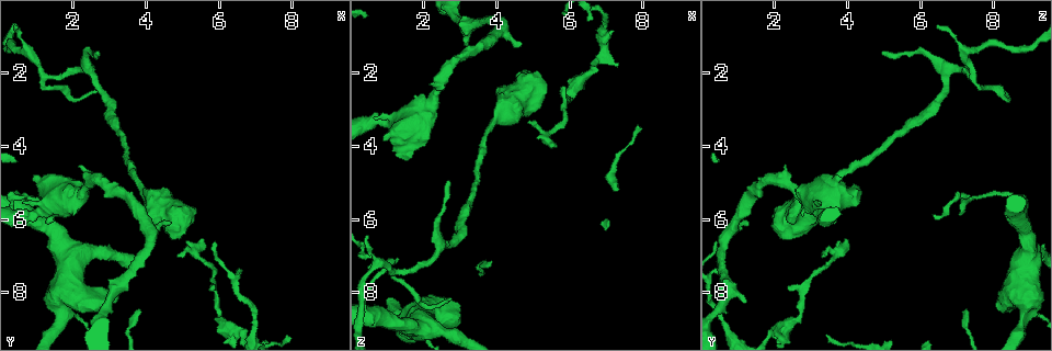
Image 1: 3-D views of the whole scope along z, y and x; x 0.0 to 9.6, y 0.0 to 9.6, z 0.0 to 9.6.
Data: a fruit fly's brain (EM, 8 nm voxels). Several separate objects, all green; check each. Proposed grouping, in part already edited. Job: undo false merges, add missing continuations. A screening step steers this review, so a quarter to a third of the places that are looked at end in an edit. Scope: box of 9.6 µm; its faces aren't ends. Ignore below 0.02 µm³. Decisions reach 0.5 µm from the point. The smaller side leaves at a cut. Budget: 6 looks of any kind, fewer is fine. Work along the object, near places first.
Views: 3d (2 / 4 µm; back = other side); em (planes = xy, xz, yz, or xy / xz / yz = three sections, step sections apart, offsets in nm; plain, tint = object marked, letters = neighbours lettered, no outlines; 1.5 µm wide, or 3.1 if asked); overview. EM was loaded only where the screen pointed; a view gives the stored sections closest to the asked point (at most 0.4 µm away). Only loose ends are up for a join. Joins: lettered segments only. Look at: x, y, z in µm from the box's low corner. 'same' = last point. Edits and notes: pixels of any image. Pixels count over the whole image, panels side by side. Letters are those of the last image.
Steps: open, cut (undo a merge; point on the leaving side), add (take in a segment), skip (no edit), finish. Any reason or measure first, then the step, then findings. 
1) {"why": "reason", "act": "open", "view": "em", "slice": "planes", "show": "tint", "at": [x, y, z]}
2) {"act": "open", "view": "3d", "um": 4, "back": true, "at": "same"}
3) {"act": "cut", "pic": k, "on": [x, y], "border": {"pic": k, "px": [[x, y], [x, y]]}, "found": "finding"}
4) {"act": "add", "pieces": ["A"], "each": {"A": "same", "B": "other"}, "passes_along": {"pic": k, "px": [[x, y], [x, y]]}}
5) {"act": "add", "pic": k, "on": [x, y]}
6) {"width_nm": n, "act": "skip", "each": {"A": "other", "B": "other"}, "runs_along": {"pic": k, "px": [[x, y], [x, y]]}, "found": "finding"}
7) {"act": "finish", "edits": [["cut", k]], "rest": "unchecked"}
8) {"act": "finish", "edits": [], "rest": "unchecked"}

{"why": "branch point", "act": "open", "view": "em", "slice": "planes", "show": "letters", "at": [1.30, 2.05, 7.40]}

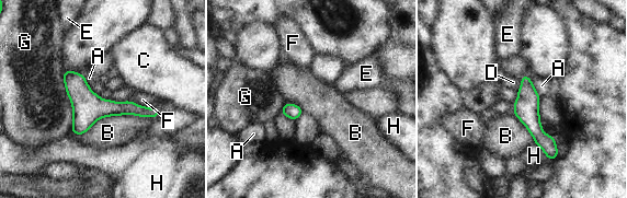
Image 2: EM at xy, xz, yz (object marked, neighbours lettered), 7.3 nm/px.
{"width_nm": 190, "longest_contact_nm": ["B", 650], "act": "skip", "each": {"A": "other", "B": "other", "C": "other", "D": "other", "E": "other", "F": "other", "G": "other", "H": "other"}, "found": "all the same neuron"}

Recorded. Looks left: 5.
{"why": "abrupt turn", "act": "open", "view": "em", "slice": "planes", "show": "plain", "at": [0.80, 5.45, 7.40]}

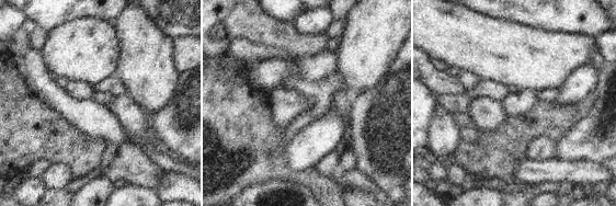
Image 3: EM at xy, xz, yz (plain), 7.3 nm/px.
{"act": "open", "view": "em", "slice": "planes", "show": "letters", "at": "same"}

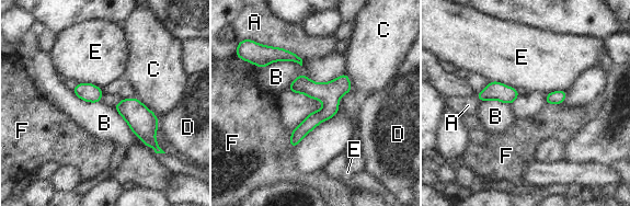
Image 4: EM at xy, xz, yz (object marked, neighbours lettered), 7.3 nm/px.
{"width_nm": 40, "longest_contact_nm": ["B", 320], "act": "skip", "each": {"A": "other", "B": "other", "C": "other", "D": "other", "E": "other", "F": "other"}, "found": "continuous, no second neuron"}

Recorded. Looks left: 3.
{"why": "calibre changes", "act": "open", "view": "3d", "um": 4, "at": [7.00, 8.80, 0.60]}

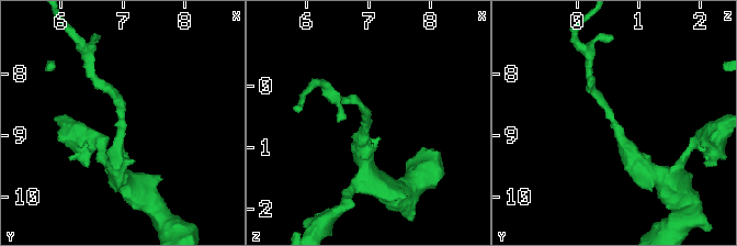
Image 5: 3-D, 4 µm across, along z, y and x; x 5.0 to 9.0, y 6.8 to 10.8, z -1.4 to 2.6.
{"why": "need the tissue", "act": "open", "view": "em", "slice": "planes", "show": "tint", "at": [6.95, 8.80, 0.60]}

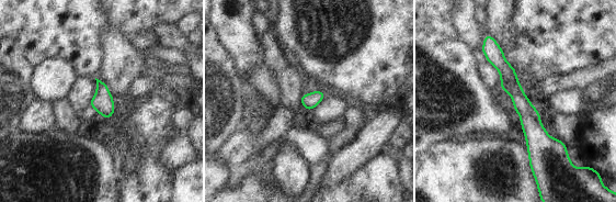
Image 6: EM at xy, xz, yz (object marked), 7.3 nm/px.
{"act": "open", "view": "em", "slice": "planes", "show": "letters", "at": "same"}

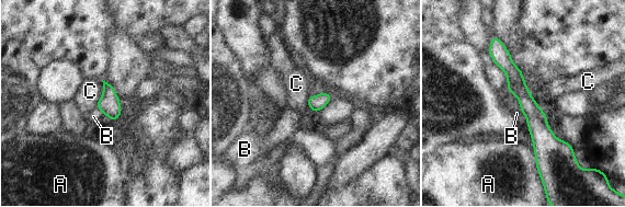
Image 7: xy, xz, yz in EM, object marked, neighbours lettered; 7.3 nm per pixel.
{"width_nm": 110, "act": "skip", "each": {"A": "other", "B": "other", "C": "other"}, "runs_along": {"pic": 7, "px": [[497, 44], [536, 117], [543, 165]]}, "found": "one neuron here"}

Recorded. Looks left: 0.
{"act": "finish", "edits": [], "rest": "unchecked"}

